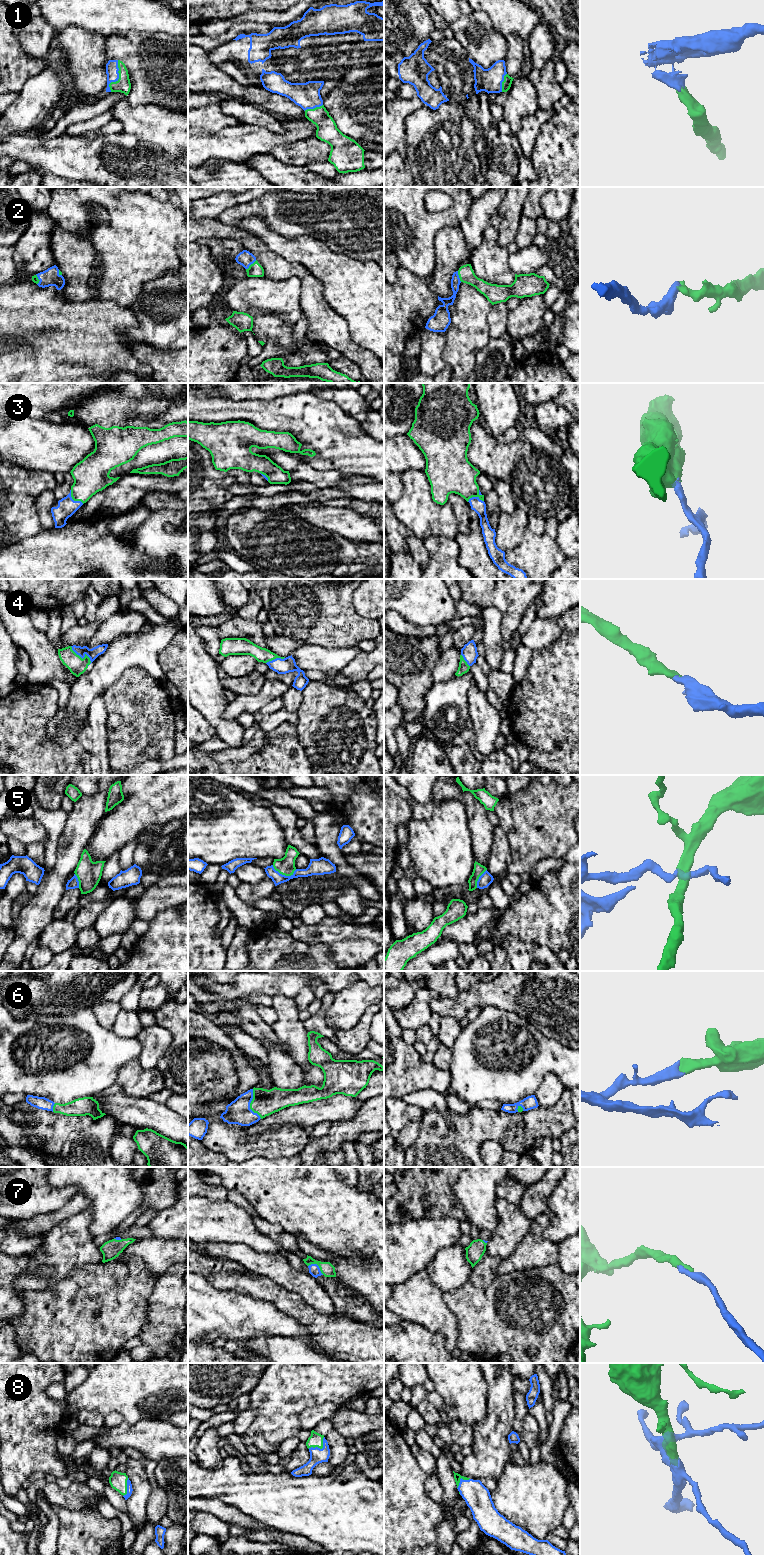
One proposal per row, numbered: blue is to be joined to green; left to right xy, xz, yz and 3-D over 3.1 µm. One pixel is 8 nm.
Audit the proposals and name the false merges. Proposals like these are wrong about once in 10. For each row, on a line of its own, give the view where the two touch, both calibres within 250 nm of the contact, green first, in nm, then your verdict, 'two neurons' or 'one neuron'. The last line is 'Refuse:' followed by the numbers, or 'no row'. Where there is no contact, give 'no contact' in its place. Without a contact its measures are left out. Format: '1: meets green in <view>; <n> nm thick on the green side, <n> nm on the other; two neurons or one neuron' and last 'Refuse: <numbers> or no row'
1: meets green in xy; 120 nm thick on the green side, 100 nm on the other; one neuron
2: meets green in xz; 110 nm thick on the green side, 120 nm on the other; one neuron
3: meets green in yz; 300 nm thick on the green side, 110 nm on the other; one neuron
4: meets green in xy; 140 nm thick on the green side, 90 nm on the other; one neuron
5: meets green in xz; 140 nm thick on the green side, 110 nm on the other; two neurons
6: meets green in xz; 220 nm thick on the green side, 190 nm on the other; one neuron
7: meets green in xz; 110 nm thick on the green side, 90 nm on the other; one neuron
8: meets green in xz; 110 nm thick on the green side, 120 nm on the other; one neuron
Refuse: 5

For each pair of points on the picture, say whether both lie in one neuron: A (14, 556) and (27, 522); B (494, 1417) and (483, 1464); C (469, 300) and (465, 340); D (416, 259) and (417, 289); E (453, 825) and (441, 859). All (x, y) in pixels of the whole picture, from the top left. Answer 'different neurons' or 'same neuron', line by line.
A: different neurons
B: same neuron
C: same neuron
D: different neurons
E: same neuron

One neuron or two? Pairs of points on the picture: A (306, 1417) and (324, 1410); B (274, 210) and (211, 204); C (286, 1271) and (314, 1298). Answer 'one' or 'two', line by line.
A: one
B: two
C: one

